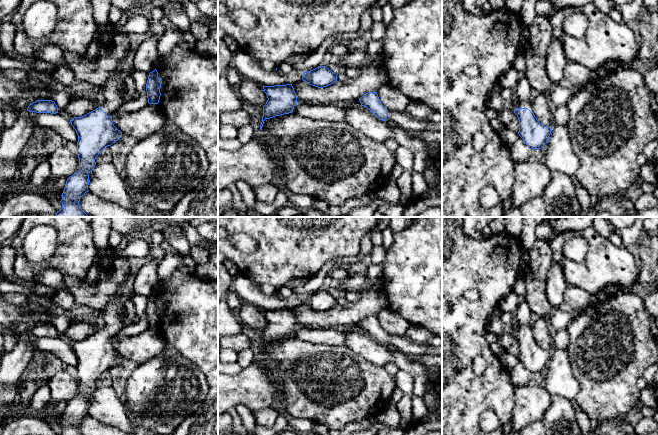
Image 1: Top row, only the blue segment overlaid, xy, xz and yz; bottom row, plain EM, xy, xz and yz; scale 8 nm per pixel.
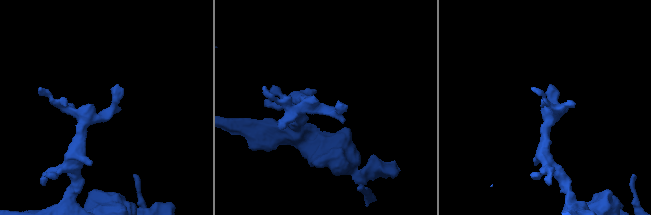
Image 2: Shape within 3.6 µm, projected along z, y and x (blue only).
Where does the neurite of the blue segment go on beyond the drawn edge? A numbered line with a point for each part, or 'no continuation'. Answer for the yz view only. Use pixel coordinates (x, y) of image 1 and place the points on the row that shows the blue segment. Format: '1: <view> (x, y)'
1: yz (523, 92)

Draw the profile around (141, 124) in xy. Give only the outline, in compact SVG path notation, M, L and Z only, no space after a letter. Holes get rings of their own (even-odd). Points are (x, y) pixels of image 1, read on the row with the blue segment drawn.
M148 104L137 112L112 115L114 126L122 133L141 141L164 127L165 117L158 104Z

